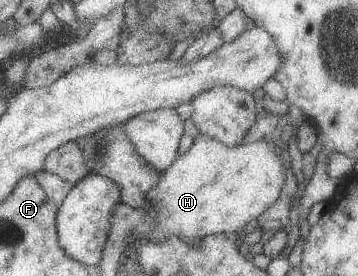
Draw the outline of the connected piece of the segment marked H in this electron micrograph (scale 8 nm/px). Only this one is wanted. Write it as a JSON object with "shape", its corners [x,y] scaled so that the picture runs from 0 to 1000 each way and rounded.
{"shape":[[[556,482],[531,547],[506,562],[464,627],[450,627],[447,663],[408,699],[436,793],[422,866],[458,880],[489,855],[503,873],[556,873],[589,851],[665,841],[782,721],[799,649],[771,518],[726,507],[637,529]]]}

